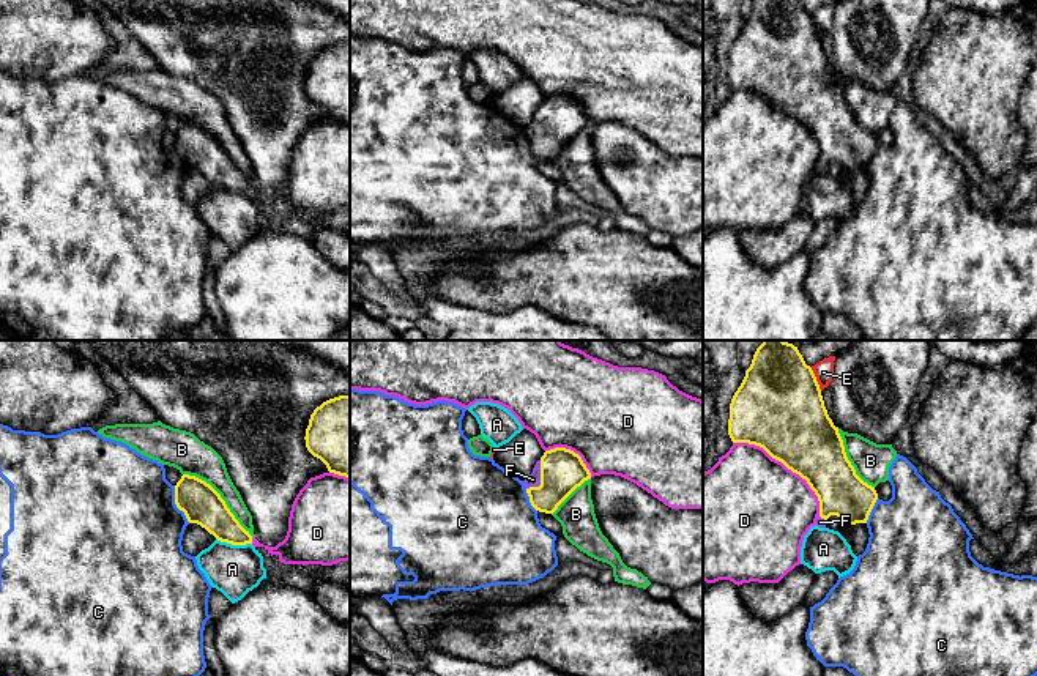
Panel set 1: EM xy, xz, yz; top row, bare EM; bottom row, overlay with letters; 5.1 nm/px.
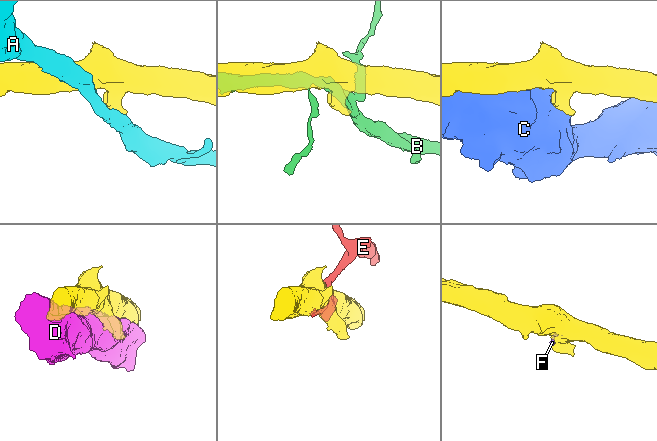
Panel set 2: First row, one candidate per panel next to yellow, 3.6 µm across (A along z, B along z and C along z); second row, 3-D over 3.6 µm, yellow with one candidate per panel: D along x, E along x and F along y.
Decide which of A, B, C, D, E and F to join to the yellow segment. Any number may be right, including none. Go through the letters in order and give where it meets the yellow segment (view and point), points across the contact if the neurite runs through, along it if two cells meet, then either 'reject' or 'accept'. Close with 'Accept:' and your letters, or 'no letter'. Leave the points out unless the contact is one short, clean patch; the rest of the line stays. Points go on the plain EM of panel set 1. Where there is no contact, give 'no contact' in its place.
A: xy (234, 191) | reject
B: xy (221, 145) | reject
C: xy (175, 150) | reject
D: yz (787, 114) | reject
E: yz (815, 26) | reject
F: xz (541, 126) | accept
Accept: F

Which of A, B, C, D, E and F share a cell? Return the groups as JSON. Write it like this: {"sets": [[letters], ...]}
{"sets": [["A"], ["B"], ["C"], ["D"], ["E"], ["F"]]}

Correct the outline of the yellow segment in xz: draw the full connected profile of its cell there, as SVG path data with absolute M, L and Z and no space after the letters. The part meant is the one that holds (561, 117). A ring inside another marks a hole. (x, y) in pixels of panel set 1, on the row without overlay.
M555 95L544 99L523 131L533 154L553 161L588 126L591 120L578 101Z

